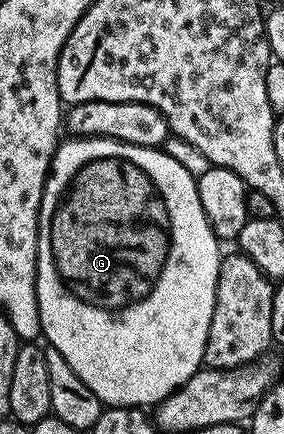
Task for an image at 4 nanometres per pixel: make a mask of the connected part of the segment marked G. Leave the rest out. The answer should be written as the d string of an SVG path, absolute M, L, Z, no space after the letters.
M74 136L69 140L73 141L62 140L53 153L53 162L49 164L49 174L45 180L45 190L41 200L41 214L37 224L37 278L35 279L35 287L37 288L37 298L39 299L41 331L44 340L49 340L48 344L51 348L59 351L59 355L63 355L63 359L67 359L67 367L71 367L71 371L75 371L75 375L79 375L79 379L83 379L83 383L87 383L87 387L91 387L91 391L95 391L95 395L100 399L102 406L156 407L160 401L167 399L167 395L171 395L178 387L185 385L187 379L191 379L191 375L195 375L197 370L202 368L205 359L205 348L207 347L207 331L211 327L211 319L215 311L215 291L219 281L219 267L221 266L221 258L223 256L223 250L221 249L223 249L223 245L222 242L218 241L215 231L207 219L207 215L203 215L203 203L199 203L196 177L191 175L191 171L187 171L187 167L183 167L183 163L171 159L171 155L167 155L164 148L148 149L147 147L139 147L131 143L116 141L110 137Z

